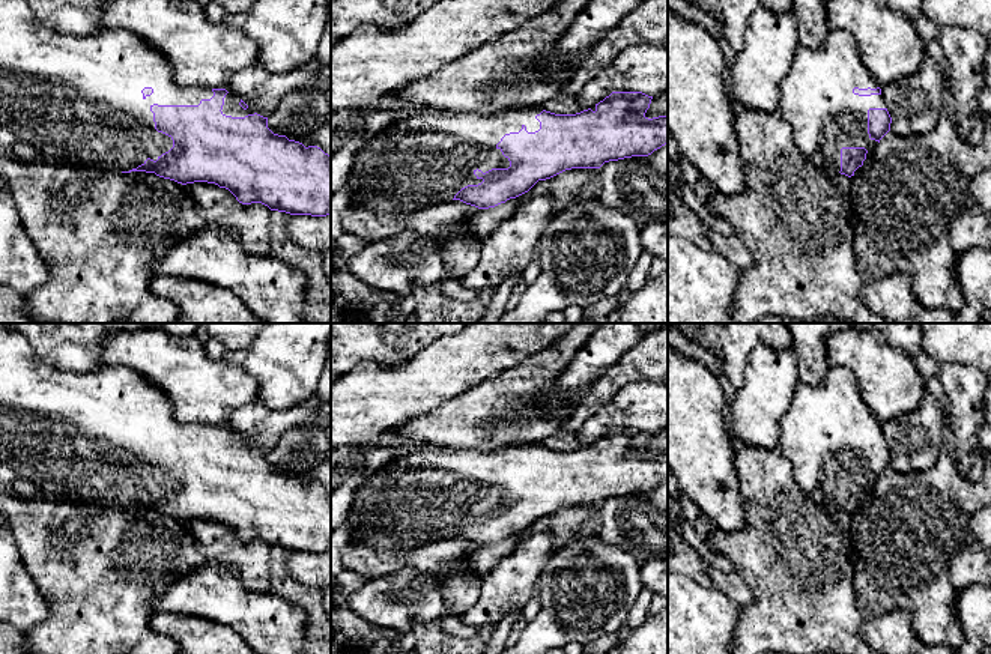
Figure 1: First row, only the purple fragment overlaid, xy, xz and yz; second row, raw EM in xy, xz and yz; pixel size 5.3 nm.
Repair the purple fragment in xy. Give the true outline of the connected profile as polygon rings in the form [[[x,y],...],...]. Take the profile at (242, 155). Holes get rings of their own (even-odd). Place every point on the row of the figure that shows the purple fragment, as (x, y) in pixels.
[[[0,0],[0,125],[12,131],[20,141],[32,144],[38,152],[42,152],[50,158],[56,158],[60,164],[65,164],[65,165],[72,165],[84,170],[93,168],[98,173],[146,171],[146,173],[155,173],[159,177],[170,179],[182,185],[194,183],[194,182],[208,182],[208,183],[215,183],[220,188],[229,189],[236,197],[236,200],[242,204],[262,203],[268,206],[271,210],[286,212],[290,215],[311,215],[311,216],[331,215],[331,156],[325,153],[320,147],[317,146],[305,147],[302,143],[289,140],[286,135],[274,134],[268,128],[268,117],[260,116],[253,105],[248,107],[239,96],[227,92],[226,89],[185,89],[177,86],[174,81],[171,66],[165,60],[165,57],[161,56],[152,47],[143,44],[141,39],[138,39],[134,33],[122,29],[104,29],[98,33],[83,35],[83,36],[57,33],[42,26],[36,20],[35,14],[32,12],[26,0]]]

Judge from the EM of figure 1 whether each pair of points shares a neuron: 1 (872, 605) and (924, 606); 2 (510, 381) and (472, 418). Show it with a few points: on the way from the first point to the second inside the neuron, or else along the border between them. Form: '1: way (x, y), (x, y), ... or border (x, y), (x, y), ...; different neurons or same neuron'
1: way (884, 600), (912, 600); same neuron
2: way (501, 390), (481, 409); same neuron

